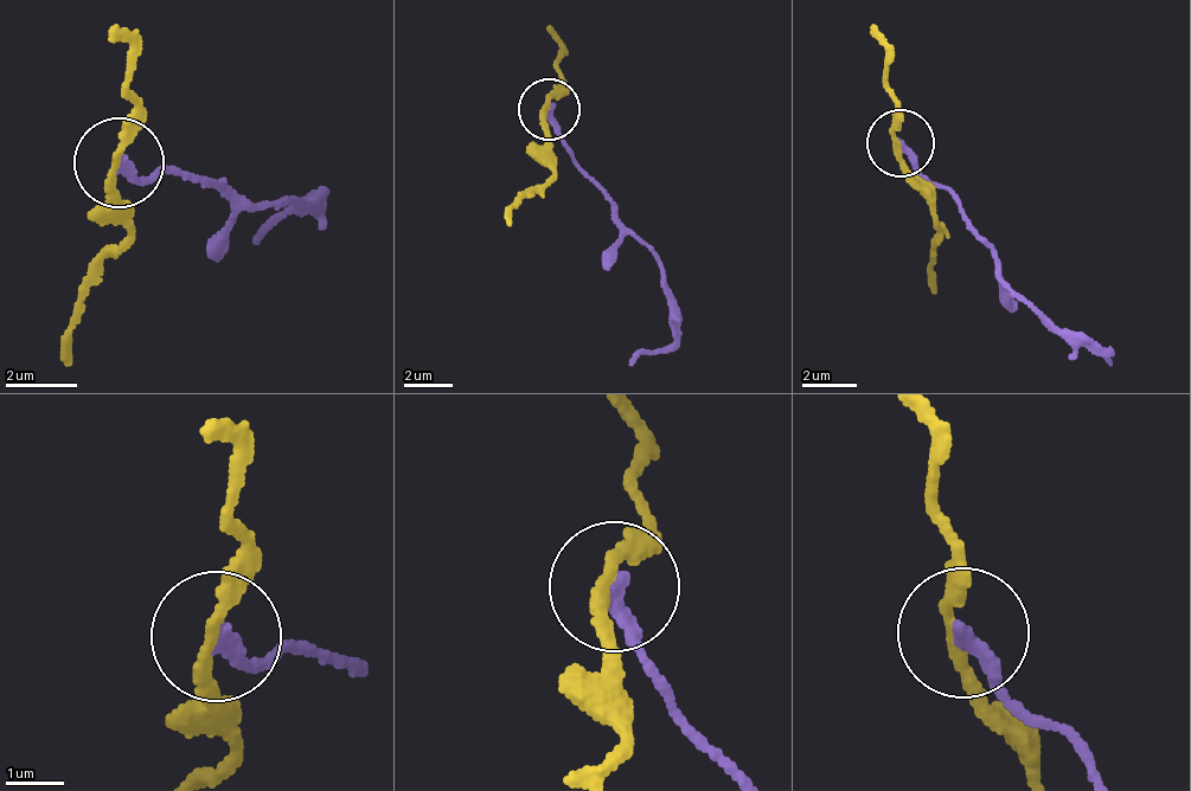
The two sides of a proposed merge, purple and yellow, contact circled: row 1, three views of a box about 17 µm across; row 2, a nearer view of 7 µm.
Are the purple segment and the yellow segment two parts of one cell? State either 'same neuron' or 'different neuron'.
different neuron

